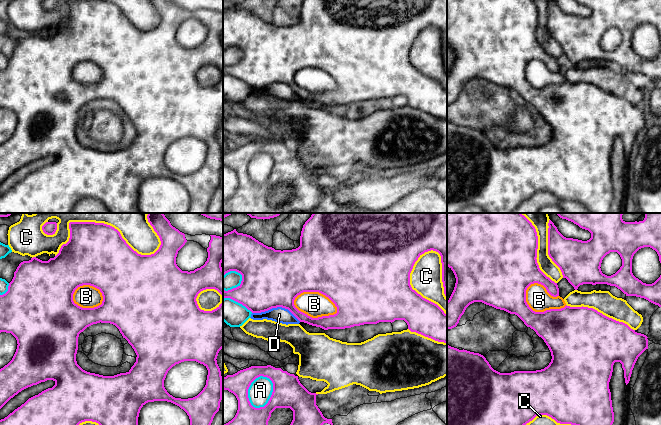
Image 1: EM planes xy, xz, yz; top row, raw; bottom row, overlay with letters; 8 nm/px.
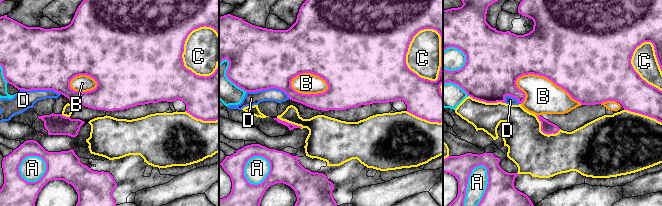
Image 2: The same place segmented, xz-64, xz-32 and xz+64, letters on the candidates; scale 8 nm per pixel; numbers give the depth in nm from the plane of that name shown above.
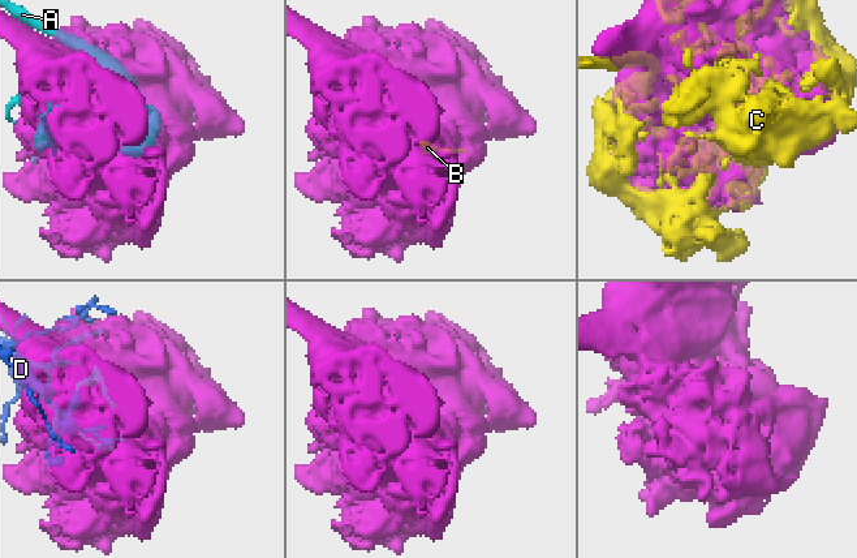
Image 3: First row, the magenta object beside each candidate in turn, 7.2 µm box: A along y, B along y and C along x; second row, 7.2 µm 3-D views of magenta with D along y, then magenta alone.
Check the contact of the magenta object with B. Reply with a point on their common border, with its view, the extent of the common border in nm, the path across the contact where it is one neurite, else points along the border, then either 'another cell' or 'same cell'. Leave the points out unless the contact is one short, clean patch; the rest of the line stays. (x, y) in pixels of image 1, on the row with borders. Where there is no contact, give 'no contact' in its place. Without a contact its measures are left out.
meets magenta in xz at (313, 318); contact 380 nm long; same cell

